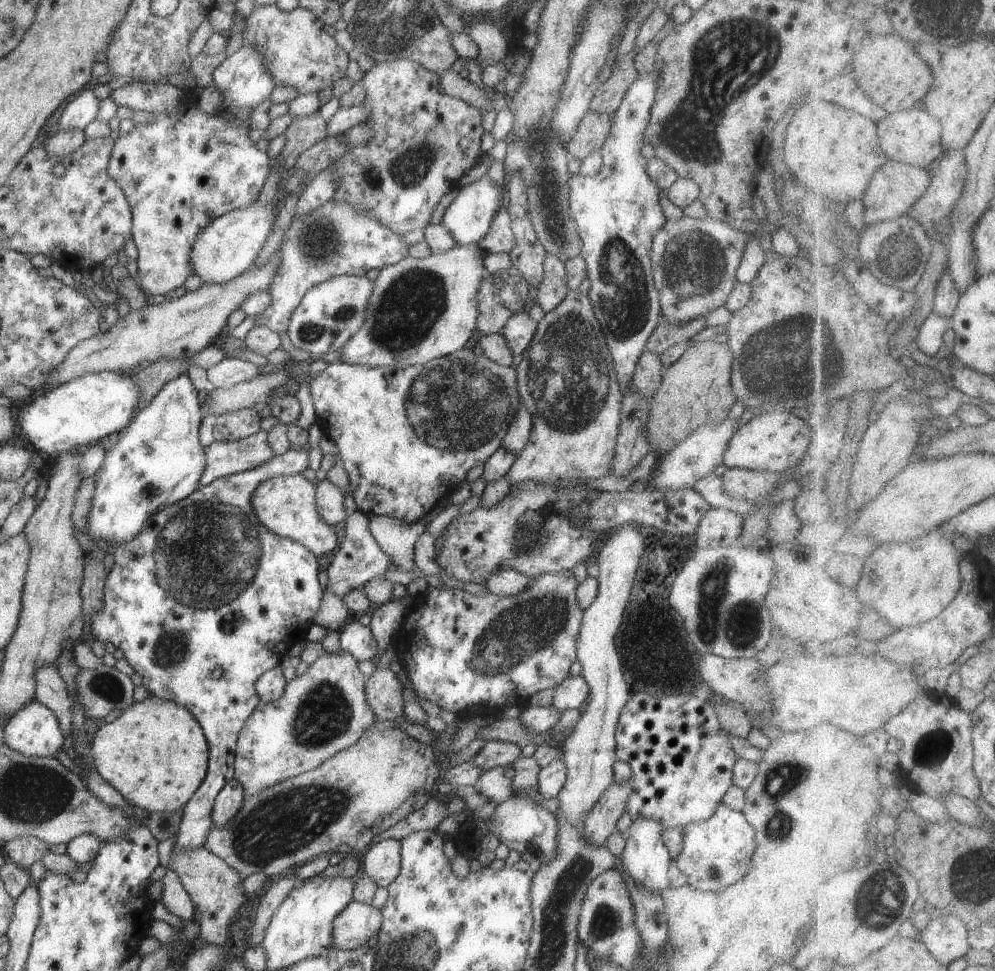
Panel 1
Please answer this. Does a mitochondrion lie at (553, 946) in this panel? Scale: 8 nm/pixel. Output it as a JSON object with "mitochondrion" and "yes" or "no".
{"mitochondrion":"yes"}

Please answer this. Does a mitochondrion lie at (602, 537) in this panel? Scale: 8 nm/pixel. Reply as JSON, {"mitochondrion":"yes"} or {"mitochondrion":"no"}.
{"mitochondrion":"no"}

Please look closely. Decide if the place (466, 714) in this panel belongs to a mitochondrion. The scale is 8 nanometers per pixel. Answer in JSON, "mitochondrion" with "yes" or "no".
{"mitochondrion":"no"}

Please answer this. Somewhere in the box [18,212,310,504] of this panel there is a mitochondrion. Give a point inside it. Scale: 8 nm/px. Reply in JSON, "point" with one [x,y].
{"point":[148,491]}

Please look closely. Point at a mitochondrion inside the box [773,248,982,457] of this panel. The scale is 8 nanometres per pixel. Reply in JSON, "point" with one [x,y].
{"point":[833,370]}

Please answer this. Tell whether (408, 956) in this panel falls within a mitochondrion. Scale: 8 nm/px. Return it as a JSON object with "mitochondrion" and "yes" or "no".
{"mitochondrion":"yes"}

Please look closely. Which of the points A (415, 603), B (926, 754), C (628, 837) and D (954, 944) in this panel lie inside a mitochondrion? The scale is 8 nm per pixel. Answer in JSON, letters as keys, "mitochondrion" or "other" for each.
{"A":"other","B":"mitochondrion","C":"other","D":"other"}

